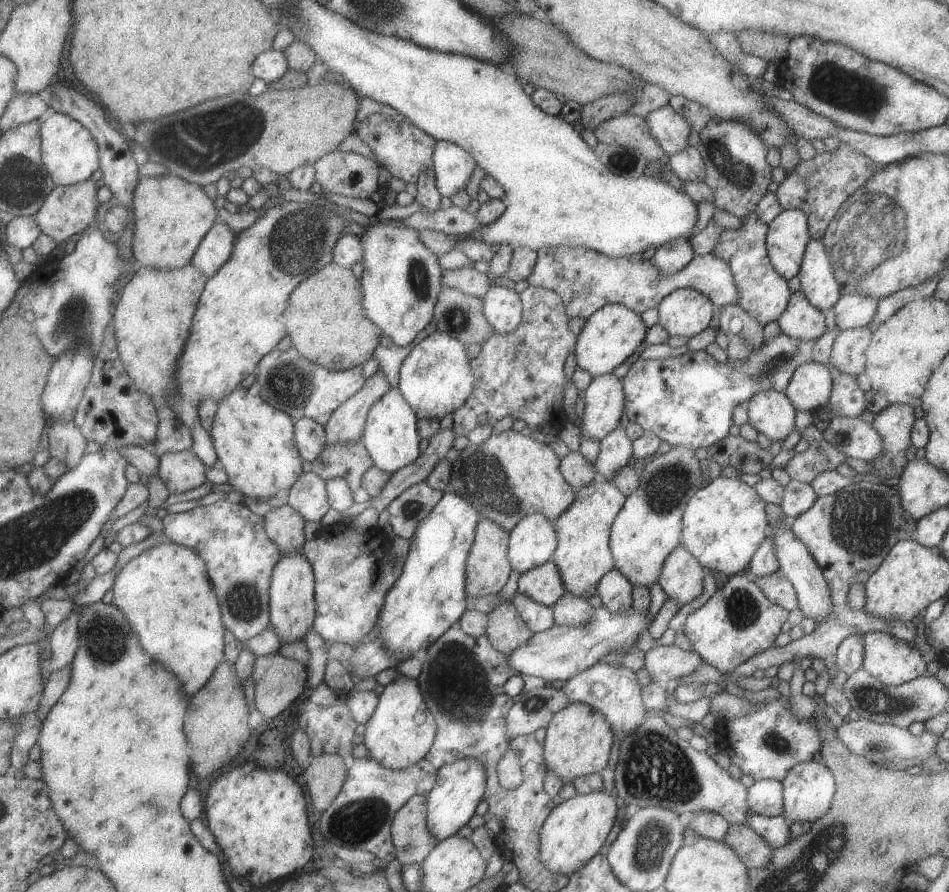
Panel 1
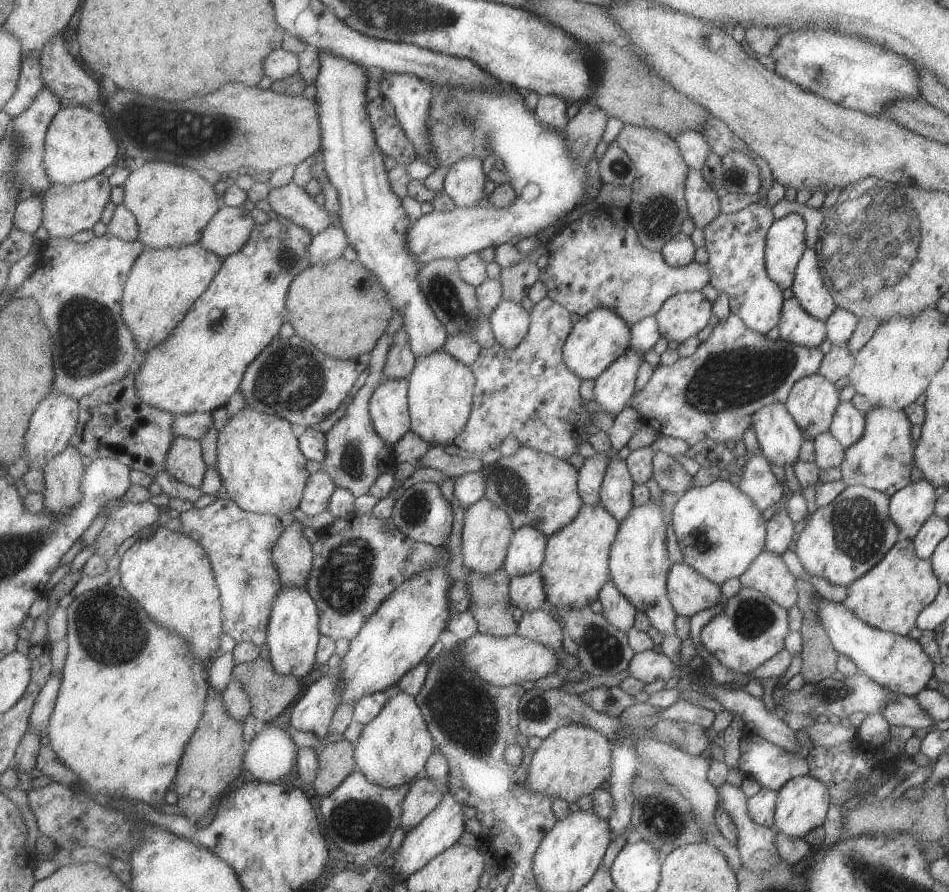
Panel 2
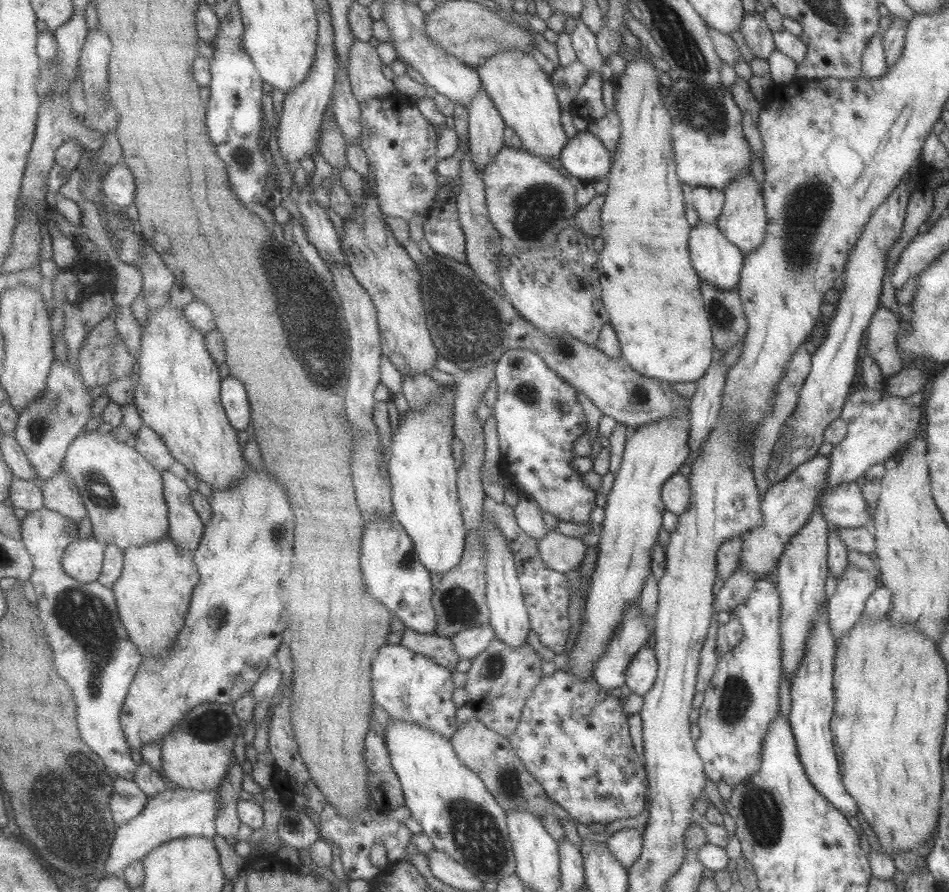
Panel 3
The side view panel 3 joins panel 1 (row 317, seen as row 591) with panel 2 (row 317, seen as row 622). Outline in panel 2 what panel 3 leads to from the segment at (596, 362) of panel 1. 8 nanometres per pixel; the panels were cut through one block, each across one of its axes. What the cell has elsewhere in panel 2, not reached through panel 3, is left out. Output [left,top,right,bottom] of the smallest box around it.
[565,307,631,380]

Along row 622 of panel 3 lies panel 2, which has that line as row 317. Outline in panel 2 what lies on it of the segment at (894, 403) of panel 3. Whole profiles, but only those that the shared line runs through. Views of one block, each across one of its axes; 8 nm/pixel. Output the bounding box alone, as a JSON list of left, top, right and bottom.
[779,297,827,347]

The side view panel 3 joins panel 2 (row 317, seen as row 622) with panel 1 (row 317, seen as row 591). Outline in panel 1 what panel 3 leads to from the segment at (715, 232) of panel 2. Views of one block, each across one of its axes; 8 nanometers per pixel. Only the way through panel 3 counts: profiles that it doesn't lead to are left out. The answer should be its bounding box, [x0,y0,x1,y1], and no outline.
[714,212,790,326]

